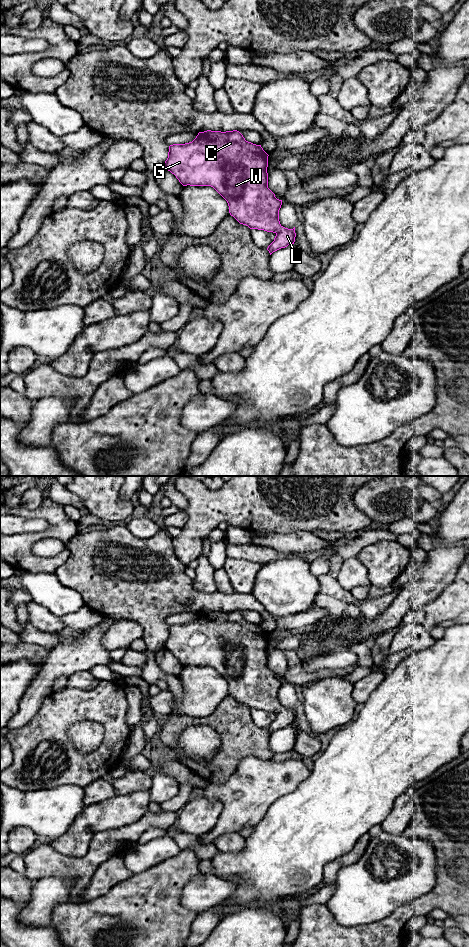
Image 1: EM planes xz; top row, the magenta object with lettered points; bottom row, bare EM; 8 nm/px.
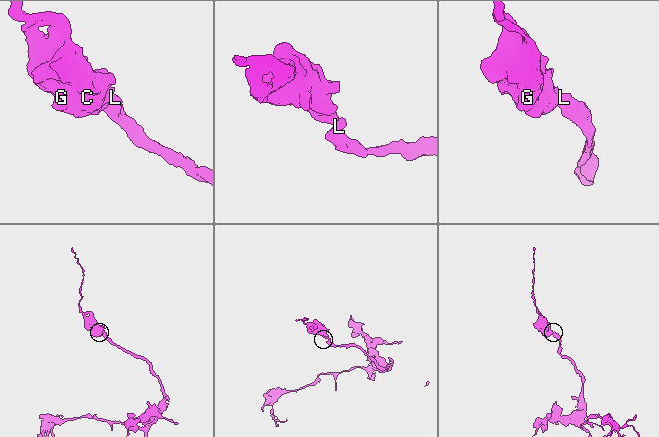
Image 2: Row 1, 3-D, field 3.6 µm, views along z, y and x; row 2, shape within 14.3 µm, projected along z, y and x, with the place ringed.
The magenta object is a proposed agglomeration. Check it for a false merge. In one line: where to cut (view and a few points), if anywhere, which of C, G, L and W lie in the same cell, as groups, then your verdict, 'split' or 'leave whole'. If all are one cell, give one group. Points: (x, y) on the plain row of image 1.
no cut | C G L W | leave whole

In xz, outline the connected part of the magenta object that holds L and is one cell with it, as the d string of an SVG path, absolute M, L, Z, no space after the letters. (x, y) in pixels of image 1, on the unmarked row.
M207 610L199 612L192 622L170 625L164 648L174 654L183 666L213 667L227 681L230 695L240 704L246 705L250 709L275 713L274 721L267 728L271 735L281 728L294 724L296 713L295 707L288 709L280 704L279 690L282 680L277 679L275 674L268 668L268 636L261 625L246 621L237 610L226 612Z

